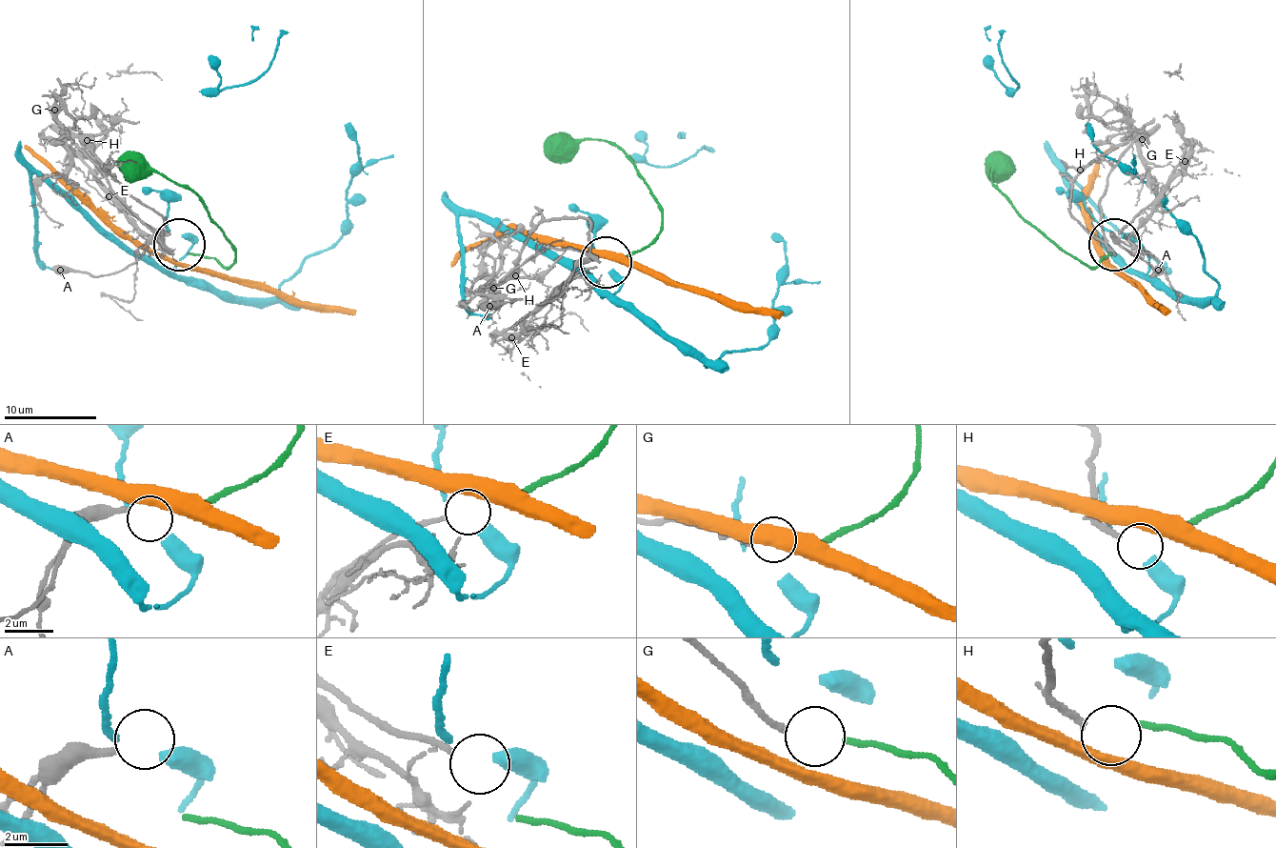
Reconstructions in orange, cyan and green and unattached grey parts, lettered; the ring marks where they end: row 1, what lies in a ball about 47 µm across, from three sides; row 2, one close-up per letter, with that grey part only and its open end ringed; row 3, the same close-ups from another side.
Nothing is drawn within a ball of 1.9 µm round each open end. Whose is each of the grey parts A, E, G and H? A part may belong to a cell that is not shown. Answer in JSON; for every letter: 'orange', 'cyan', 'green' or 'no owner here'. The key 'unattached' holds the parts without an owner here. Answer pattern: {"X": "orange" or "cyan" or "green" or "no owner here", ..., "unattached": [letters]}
{"A": "no owner here", "E": "no owner here", "G": "green", "H": "no owner here", "unattached": ["A", "E", "H"]}

